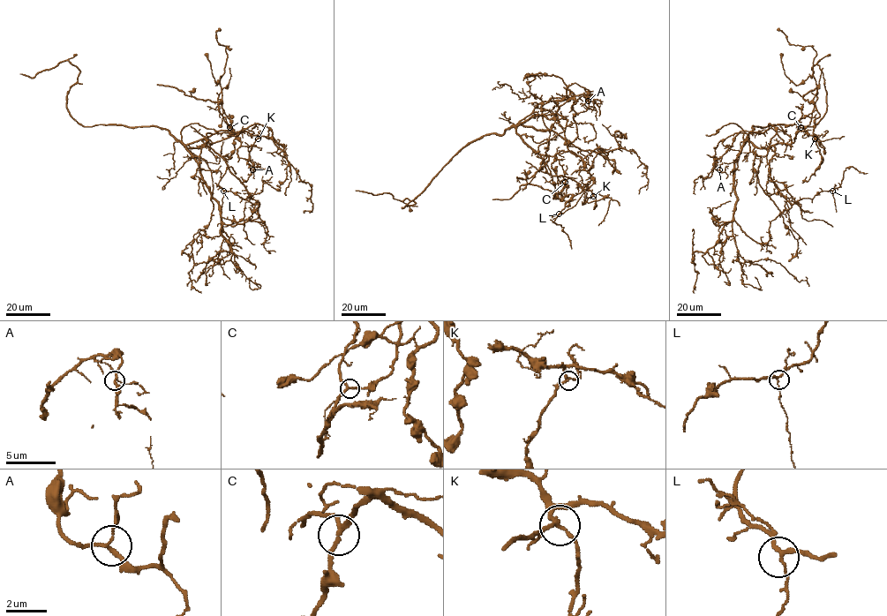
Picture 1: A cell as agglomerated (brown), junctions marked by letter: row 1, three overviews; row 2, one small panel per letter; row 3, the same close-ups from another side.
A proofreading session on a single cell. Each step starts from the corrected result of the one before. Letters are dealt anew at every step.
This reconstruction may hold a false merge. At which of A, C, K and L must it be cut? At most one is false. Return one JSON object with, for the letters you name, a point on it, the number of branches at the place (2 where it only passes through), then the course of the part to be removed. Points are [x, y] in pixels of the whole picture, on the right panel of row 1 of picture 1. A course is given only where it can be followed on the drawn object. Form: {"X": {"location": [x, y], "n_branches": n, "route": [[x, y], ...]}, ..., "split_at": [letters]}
{"split_at": []}

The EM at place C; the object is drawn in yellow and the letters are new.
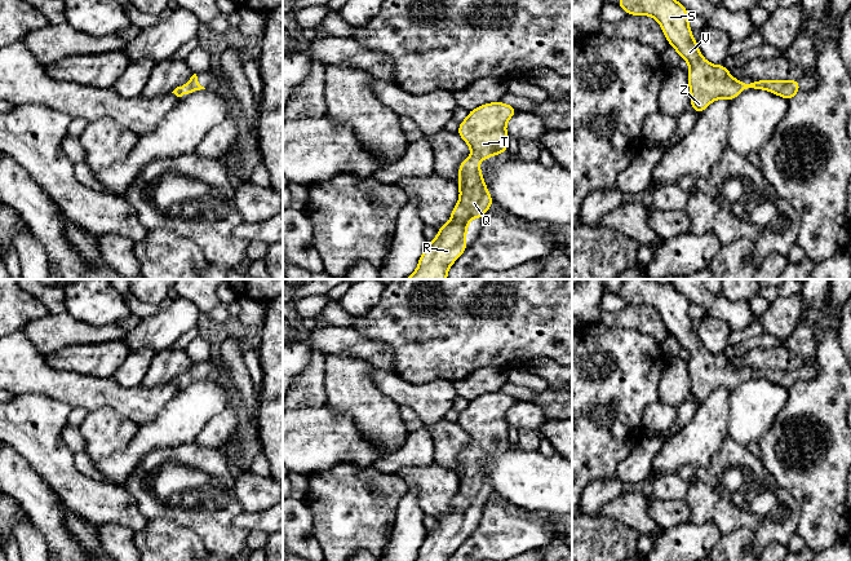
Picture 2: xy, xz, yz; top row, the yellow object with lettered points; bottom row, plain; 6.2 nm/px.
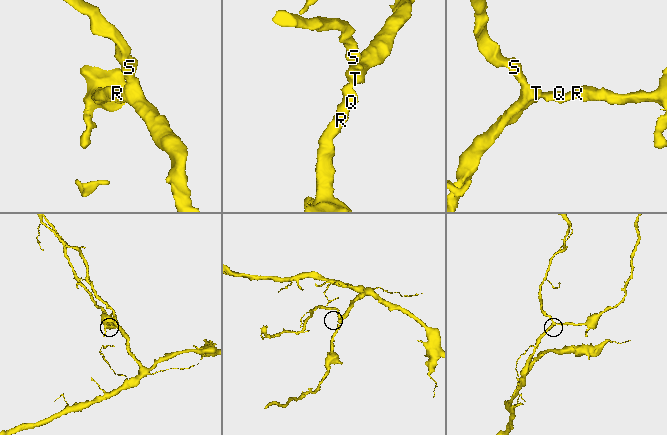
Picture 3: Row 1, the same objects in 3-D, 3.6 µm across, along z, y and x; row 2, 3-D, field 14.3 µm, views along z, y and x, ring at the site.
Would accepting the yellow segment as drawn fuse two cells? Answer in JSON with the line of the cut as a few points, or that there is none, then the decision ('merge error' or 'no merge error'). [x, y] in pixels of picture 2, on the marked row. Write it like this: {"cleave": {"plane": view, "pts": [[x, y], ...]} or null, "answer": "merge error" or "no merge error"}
{"cleave": null, "answer": "no merge error"}

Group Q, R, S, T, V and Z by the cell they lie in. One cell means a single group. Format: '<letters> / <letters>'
Q R S T V Z

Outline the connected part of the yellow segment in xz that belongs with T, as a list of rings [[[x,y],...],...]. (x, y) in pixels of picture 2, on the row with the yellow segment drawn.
[[[492,102],[482,105],[469,111],[467,118],[458,125],[458,136],[470,146],[473,158],[466,158],[458,167],[458,189],[460,200],[453,207],[451,221],[438,229],[438,235],[433,242],[429,242],[421,255],[417,270],[405,279],[447,279],[447,273],[451,265],[469,247],[464,239],[467,234],[467,225],[471,218],[482,218],[491,208],[493,200],[483,181],[479,168],[480,159],[488,159],[493,155],[508,153],[509,136],[506,133],[506,123],[514,116],[518,110],[504,102]]]

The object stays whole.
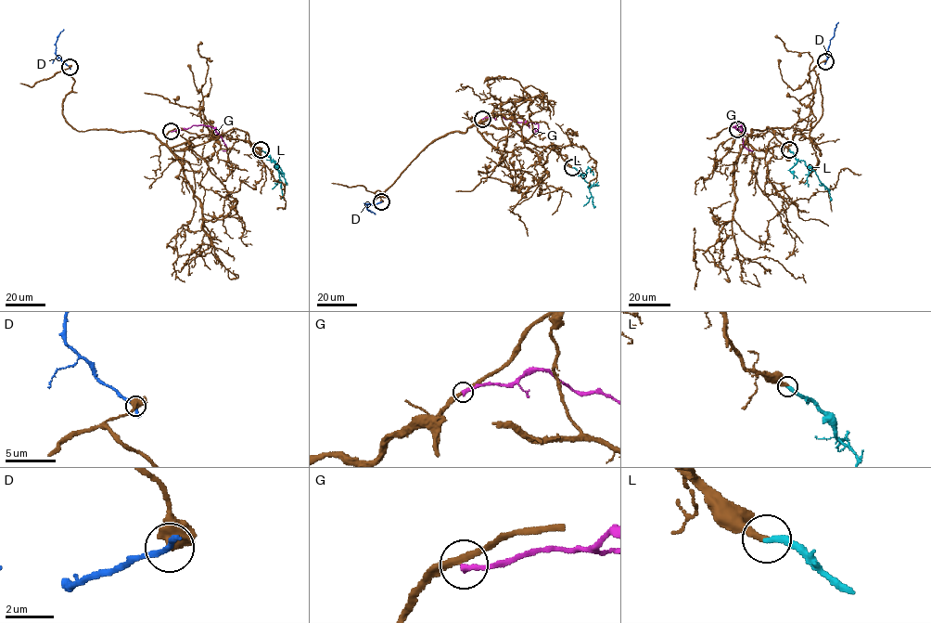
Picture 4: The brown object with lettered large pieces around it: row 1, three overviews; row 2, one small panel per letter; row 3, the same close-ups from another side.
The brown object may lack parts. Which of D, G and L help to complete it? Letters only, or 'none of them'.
L

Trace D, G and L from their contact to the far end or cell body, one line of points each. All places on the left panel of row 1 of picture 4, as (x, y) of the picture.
D: (70, 67), (56, 55), (56, 43), (63, 29)
G: (171, 131), (193, 125), (211, 126), (226, 148), (223, 150)
L: (261, 149), (278, 165), (283, 198)

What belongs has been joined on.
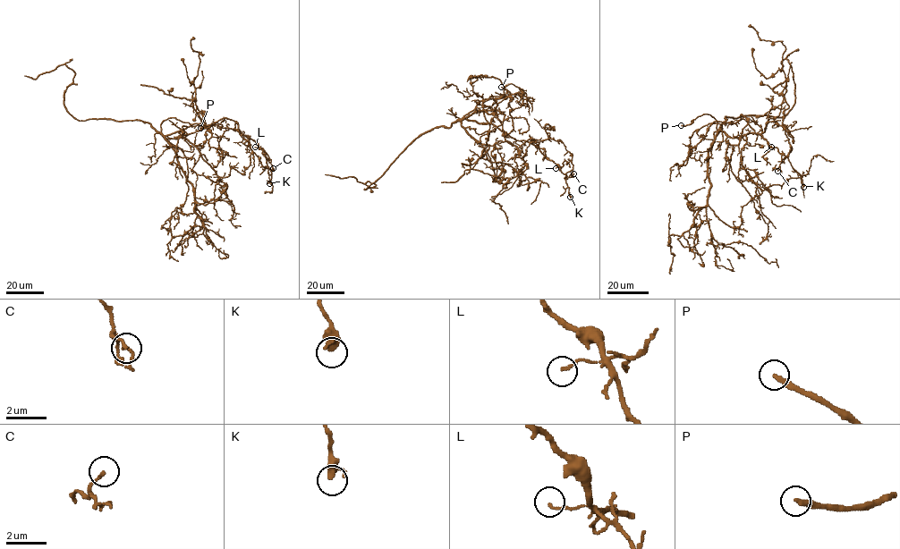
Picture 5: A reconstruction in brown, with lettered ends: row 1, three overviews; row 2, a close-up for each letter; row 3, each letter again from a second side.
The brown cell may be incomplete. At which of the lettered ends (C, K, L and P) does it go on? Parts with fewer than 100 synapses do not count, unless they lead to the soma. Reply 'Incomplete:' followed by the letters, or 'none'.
Incomplete: P

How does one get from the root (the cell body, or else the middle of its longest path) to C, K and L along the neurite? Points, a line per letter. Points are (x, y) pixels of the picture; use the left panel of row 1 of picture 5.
C: (151, 125), (165, 135), (191, 126), (231, 119), (242, 134), (264, 150), (273, 168)
K: (151, 125), (165, 135), (191, 126), (231, 119), (242, 134), (266, 153), (269, 183)
L: (151, 125), (165, 135), (228, 118), (258, 147), (255, 147)

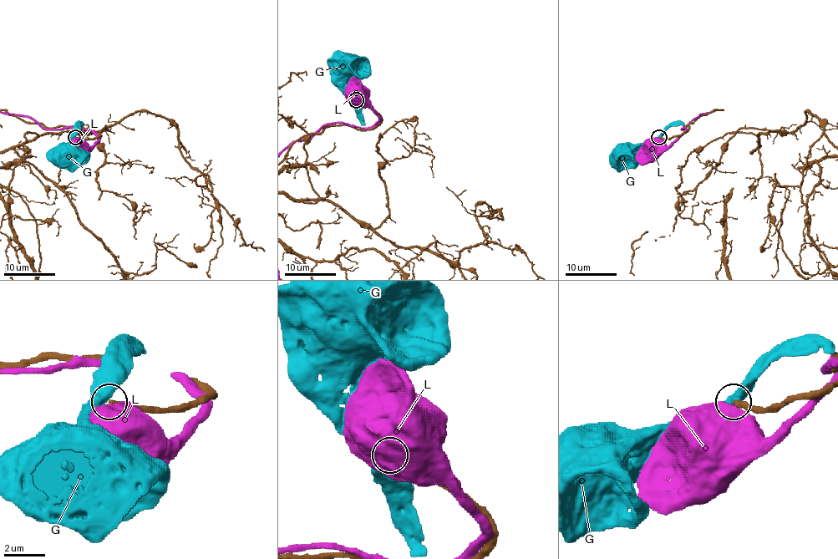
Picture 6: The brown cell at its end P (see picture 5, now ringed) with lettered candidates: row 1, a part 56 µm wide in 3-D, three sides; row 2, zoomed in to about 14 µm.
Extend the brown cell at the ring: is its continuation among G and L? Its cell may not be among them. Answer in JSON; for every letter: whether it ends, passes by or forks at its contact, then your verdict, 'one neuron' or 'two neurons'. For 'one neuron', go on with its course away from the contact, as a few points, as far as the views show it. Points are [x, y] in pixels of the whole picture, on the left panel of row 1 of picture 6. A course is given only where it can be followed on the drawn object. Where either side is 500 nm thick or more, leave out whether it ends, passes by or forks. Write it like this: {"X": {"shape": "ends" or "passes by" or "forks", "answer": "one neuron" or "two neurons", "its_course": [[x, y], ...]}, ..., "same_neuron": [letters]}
{"G": {"answer": "two neurons"}, "L": {"answer": "two neurons"}, "same_neuron": []}

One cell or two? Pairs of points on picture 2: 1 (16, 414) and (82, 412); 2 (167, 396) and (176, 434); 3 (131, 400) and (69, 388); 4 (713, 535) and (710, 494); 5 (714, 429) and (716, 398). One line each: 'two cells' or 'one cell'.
1: two cells
2: two cells
3: one cell
4: two cells
5: one cell

